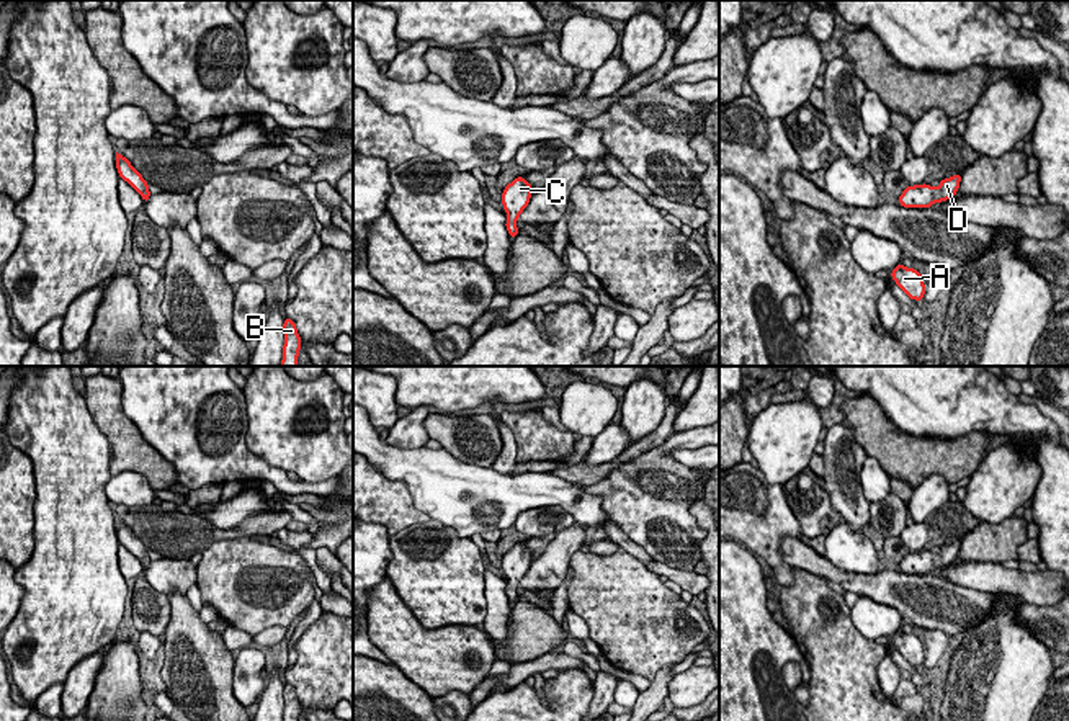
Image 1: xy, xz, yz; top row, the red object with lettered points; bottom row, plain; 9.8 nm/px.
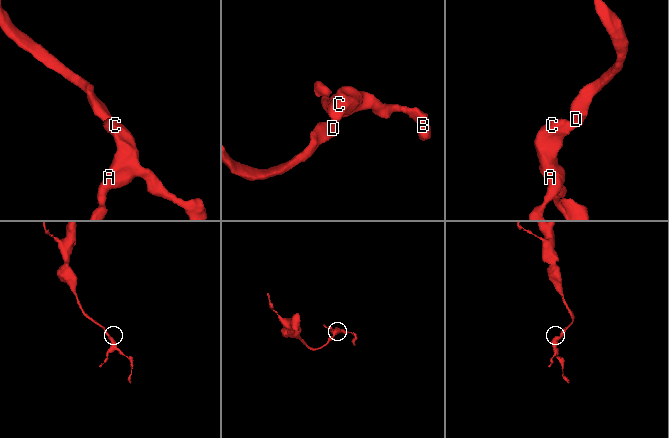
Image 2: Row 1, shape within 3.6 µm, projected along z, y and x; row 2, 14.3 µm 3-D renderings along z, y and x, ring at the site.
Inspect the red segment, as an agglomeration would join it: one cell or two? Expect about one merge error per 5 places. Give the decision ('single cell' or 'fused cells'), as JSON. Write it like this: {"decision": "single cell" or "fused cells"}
{"decision": "single cell"}

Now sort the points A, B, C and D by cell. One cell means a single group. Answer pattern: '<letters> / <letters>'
A B C D

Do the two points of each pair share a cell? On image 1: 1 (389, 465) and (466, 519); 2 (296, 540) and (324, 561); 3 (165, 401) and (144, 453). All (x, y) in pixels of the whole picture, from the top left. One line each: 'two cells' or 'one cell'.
1: one cell
2: two cells
3: two cells

